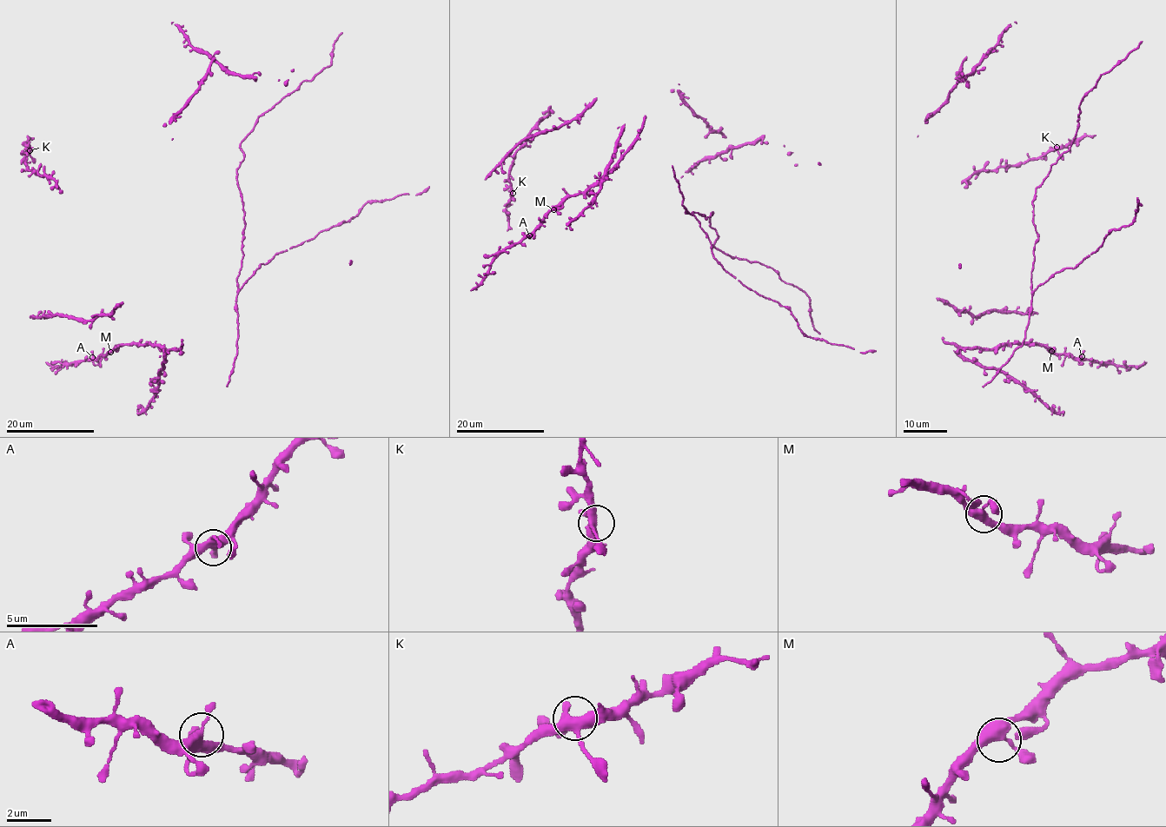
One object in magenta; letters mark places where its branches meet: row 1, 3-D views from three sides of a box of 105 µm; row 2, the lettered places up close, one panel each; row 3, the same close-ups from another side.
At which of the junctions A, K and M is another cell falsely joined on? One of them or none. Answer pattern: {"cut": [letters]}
{"cut": []}

